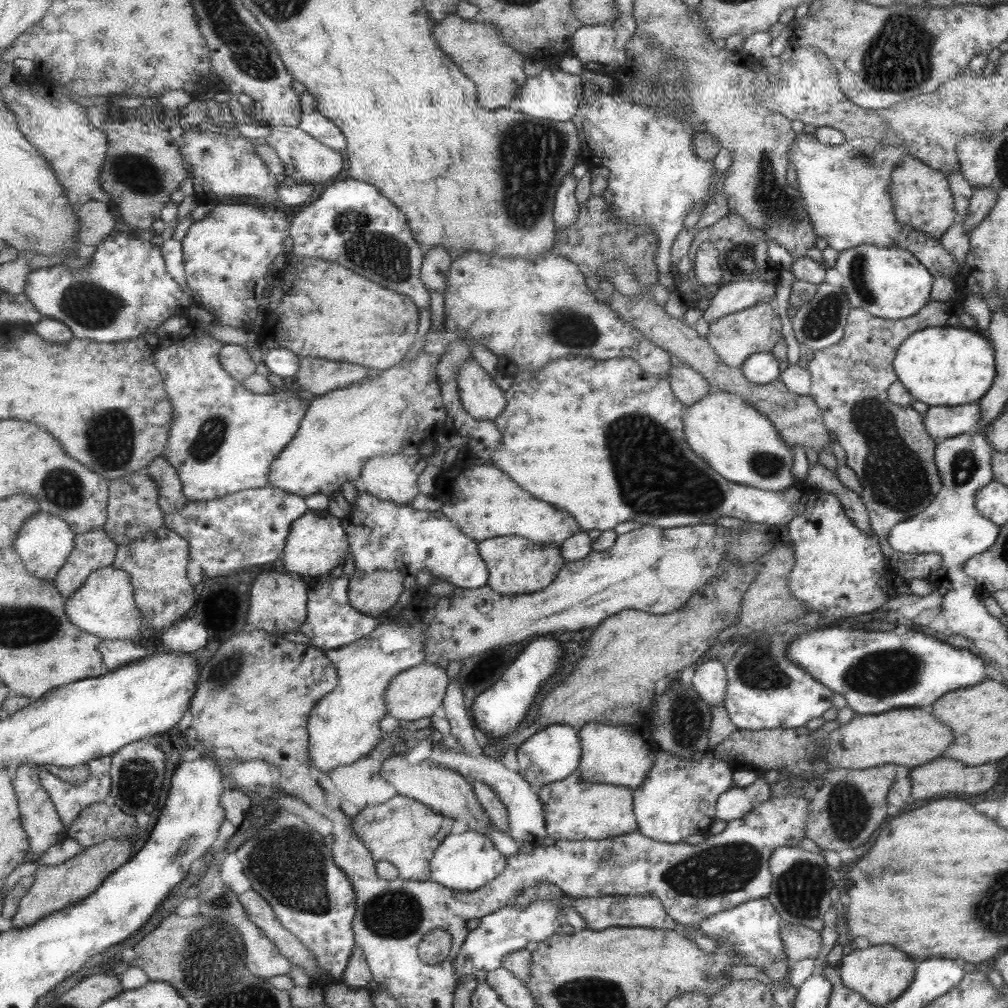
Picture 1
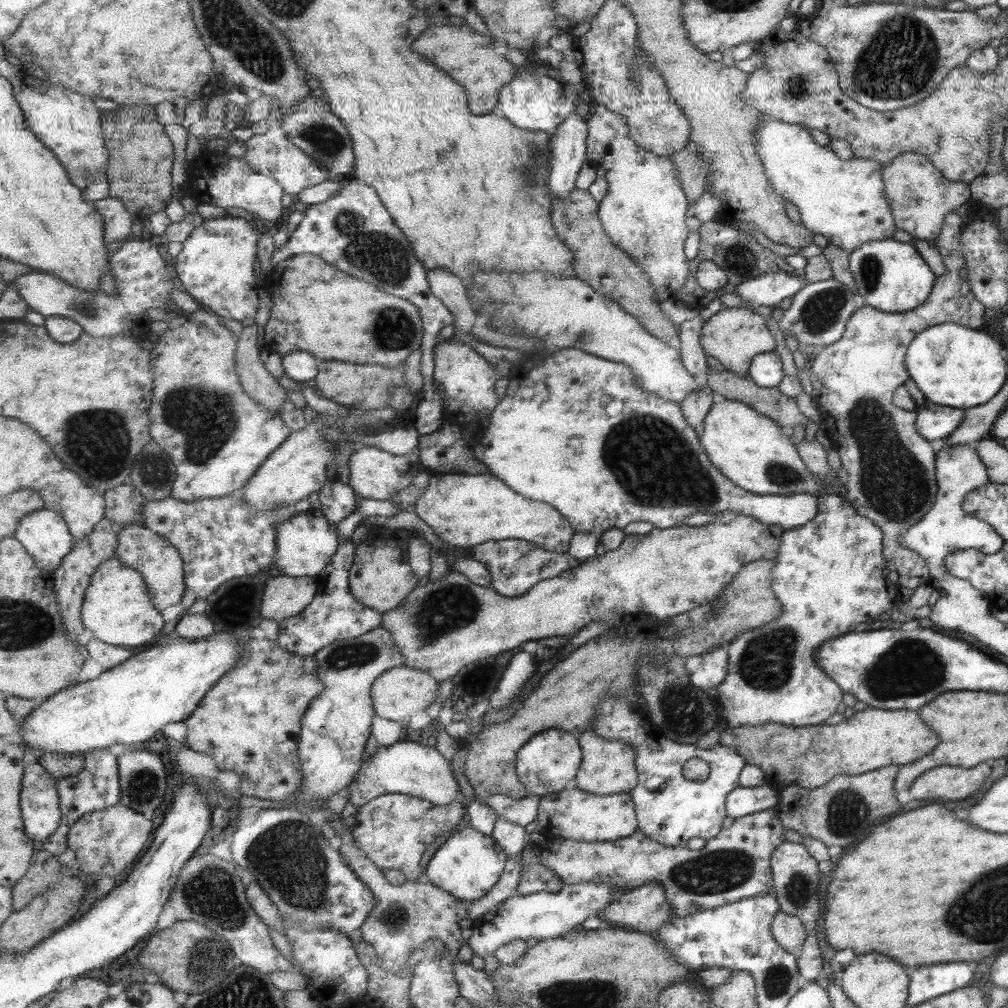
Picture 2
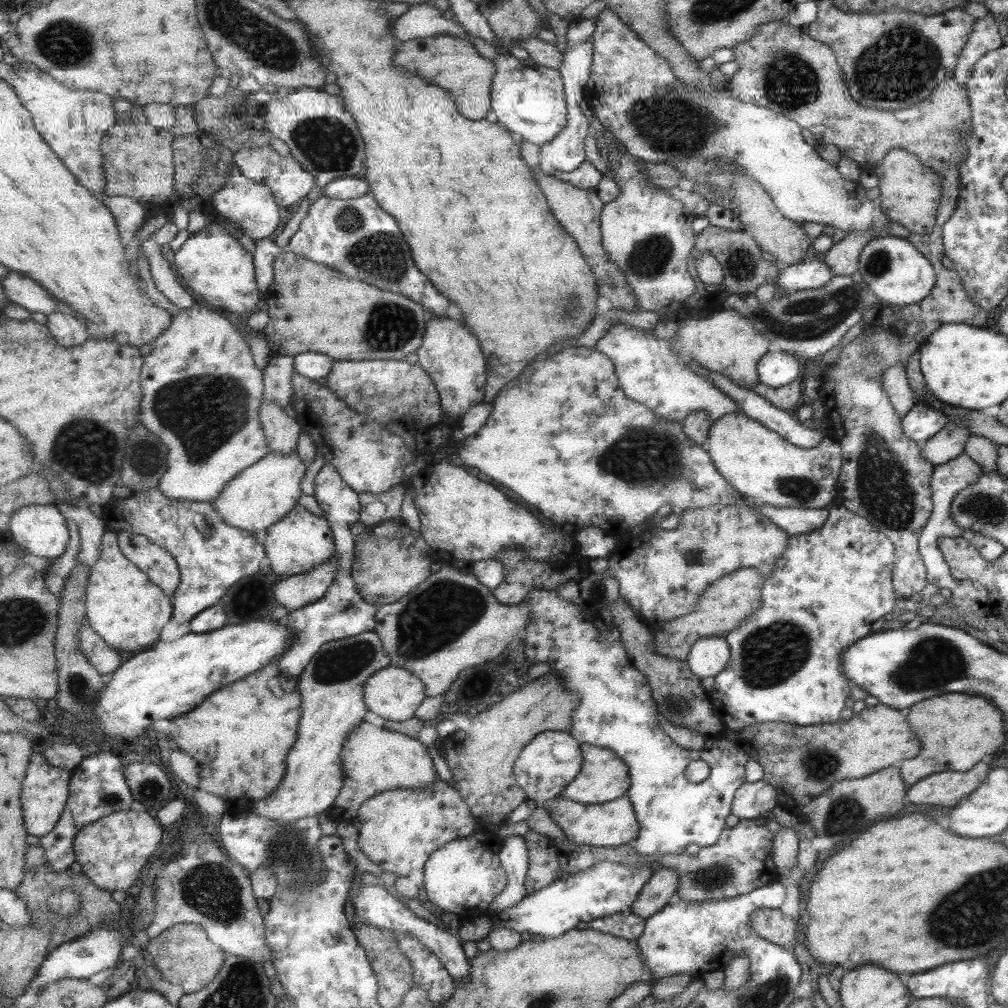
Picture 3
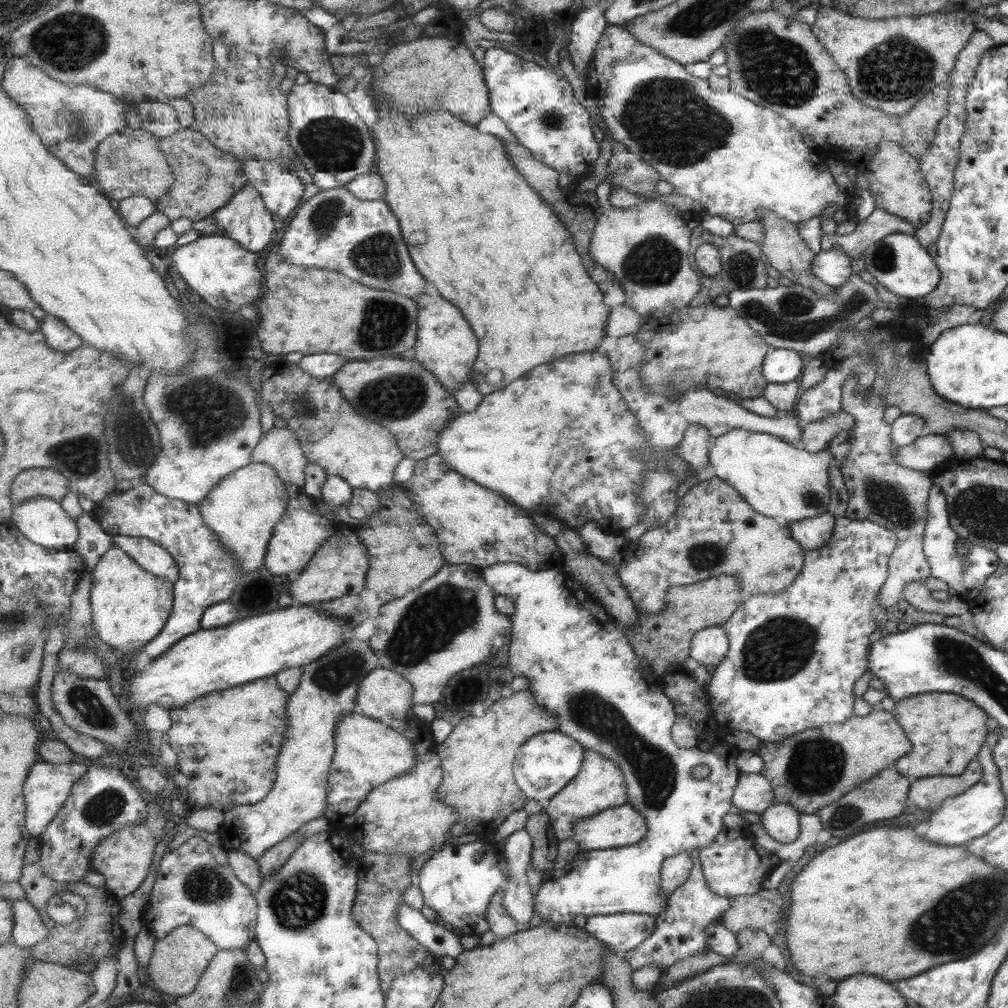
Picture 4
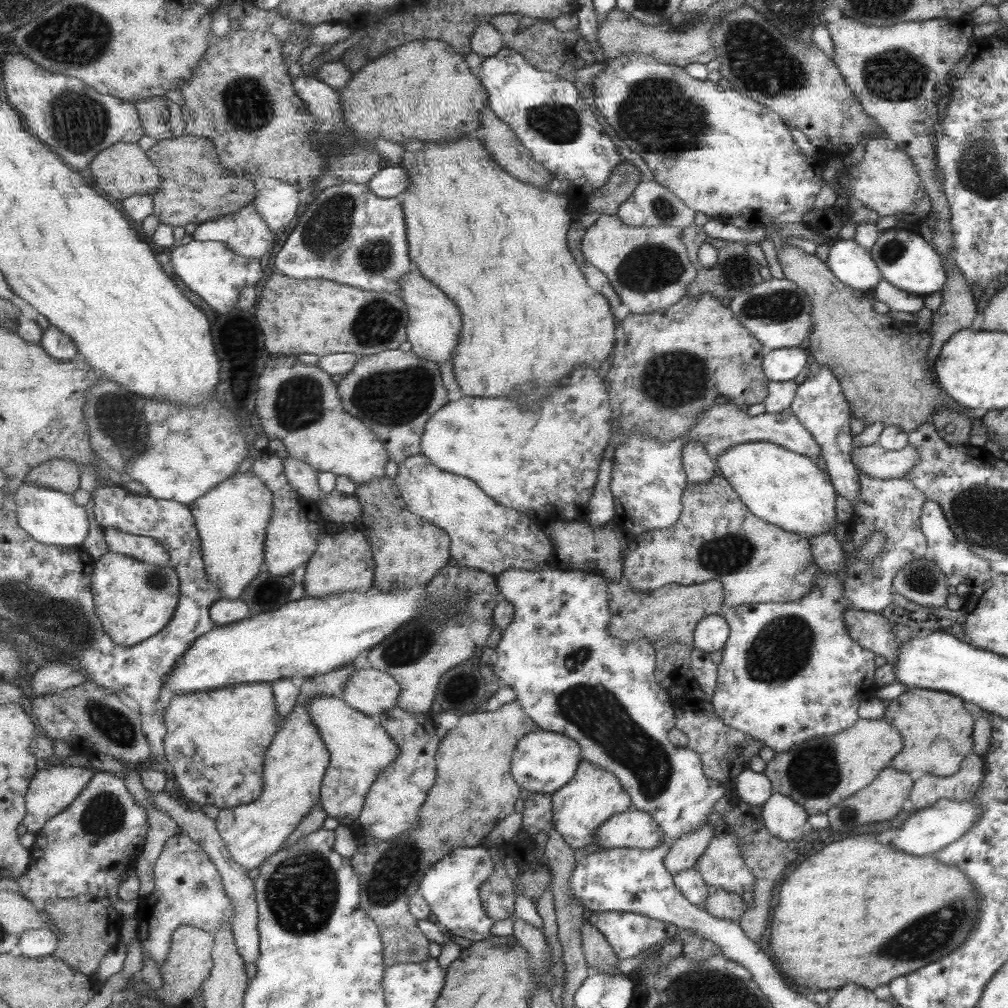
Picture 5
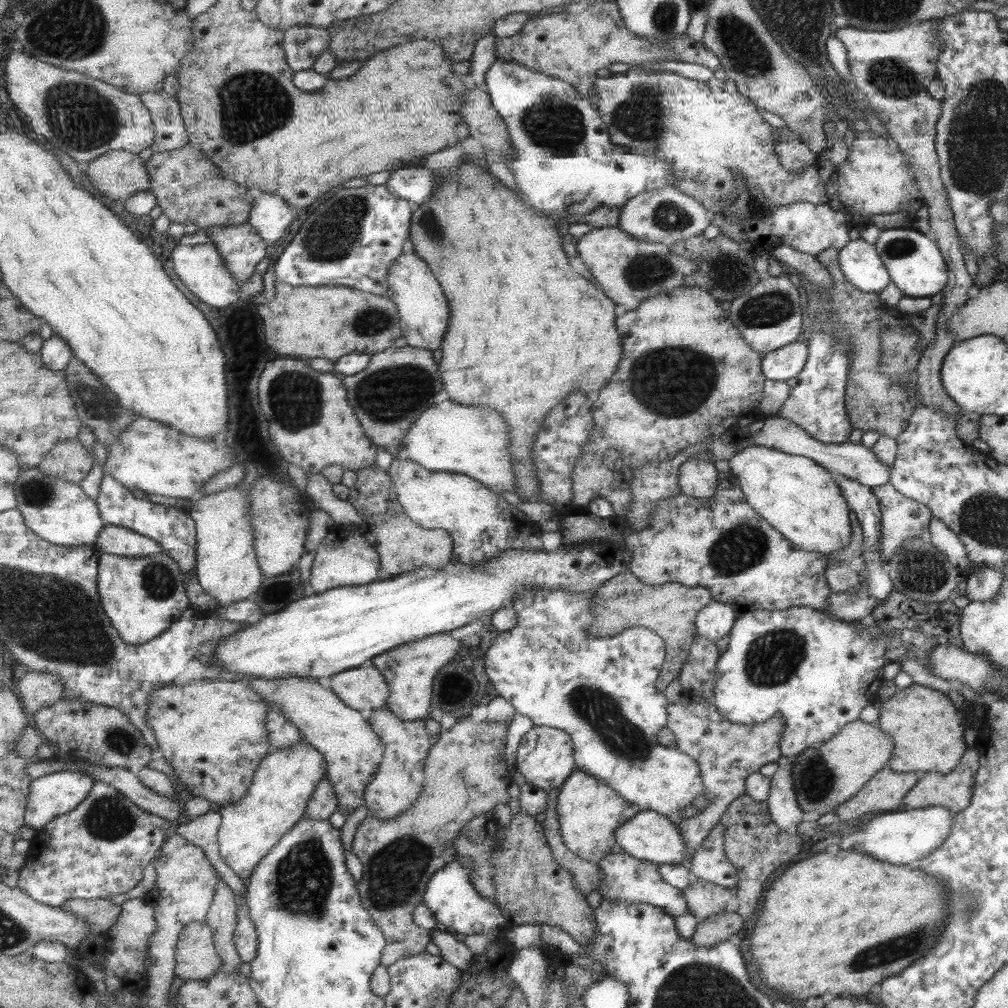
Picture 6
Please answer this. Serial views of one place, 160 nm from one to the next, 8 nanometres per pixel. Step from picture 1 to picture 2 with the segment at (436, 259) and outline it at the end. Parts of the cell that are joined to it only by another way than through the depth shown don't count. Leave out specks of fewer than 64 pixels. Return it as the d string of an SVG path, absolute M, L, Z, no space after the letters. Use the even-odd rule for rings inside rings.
M431 270L428 274L433 295L455 313L454 340L467 341L473 324L477 324L478 314L469 301L466 282L447 270Z

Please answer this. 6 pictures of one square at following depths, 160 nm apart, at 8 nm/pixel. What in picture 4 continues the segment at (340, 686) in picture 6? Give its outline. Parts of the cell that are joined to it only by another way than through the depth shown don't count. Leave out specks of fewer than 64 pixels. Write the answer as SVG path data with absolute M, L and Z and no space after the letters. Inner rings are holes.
M376 668L363 682L358 692L357 707L363 715L391 726L393 721L399 721L411 713L414 705L414 684L399 671Z

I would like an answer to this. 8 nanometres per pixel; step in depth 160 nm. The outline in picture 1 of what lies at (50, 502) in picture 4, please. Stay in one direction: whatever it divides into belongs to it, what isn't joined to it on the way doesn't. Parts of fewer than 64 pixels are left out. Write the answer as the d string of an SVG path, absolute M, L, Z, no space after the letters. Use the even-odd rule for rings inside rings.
M39 512L22 526L13 547L20 554L23 562L26 563L27 570L33 576L43 581L55 581L59 571L67 564L76 545L77 534L65 519L47 512Z

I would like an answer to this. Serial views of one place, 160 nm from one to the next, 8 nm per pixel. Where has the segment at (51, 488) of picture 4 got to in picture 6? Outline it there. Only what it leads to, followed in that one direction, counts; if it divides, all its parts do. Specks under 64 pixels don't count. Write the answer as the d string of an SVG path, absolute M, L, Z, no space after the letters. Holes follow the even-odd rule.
M77 438L64 440L45 457L38 466L47 476L81 484L96 464L94 455Z

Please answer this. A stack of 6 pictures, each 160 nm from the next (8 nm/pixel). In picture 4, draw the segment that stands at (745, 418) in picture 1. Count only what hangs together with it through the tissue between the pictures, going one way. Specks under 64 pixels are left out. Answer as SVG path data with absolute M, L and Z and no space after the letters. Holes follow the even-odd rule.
M735 427L714 438L708 452L708 463L714 469L715 477L734 487L757 514L791 522L827 512L825 511L825 506L829 504L827 468L835 465L834 456L827 446L819 452L810 453L796 444L783 442L778 436Z

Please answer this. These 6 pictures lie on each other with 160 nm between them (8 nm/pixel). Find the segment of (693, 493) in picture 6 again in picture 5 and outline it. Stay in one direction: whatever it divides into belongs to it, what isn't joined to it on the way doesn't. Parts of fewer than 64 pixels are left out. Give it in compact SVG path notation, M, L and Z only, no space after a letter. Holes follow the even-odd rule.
M689 441L682 446L682 466L685 470L688 483L701 483L708 481L716 468L714 461L705 450L704 444Z

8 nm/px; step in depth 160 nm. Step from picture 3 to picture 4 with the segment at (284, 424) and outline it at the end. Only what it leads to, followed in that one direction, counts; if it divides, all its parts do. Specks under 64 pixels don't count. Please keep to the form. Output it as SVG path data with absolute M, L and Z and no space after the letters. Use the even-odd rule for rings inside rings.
M287 426L273 427L262 437L262 441L254 452L254 462L264 462L274 466L278 470L279 476L288 484L293 484L298 488L305 484L305 466L309 460L302 449L301 441L296 432Z

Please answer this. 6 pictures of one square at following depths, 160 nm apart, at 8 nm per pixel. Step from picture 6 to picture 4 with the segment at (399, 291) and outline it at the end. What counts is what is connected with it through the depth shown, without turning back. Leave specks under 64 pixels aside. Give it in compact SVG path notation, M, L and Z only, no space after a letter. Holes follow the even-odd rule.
M423 293L419 299L415 299L417 308L419 308L419 332L418 341L415 345L415 359L431 373L437 376L437 379L443 383L443 386L449 391L449 394L455 394L459 390L461 384L465 382L472 382L473 367L478 361L480 355L480 342L478 336L475 334L474 328L466 319L466 315L451 302L447 301L443 296L433 297Z

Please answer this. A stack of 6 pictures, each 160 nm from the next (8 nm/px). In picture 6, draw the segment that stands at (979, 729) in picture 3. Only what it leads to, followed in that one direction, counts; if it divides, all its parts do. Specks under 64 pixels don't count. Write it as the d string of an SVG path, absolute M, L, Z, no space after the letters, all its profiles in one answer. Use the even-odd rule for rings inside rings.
M911 683L882 702L875 725L889 738L895 738L895 758L891 758L891 770L948 774L956 768L955 764L965 752L964 728L961 728L957 710L947 697L941 691Z

